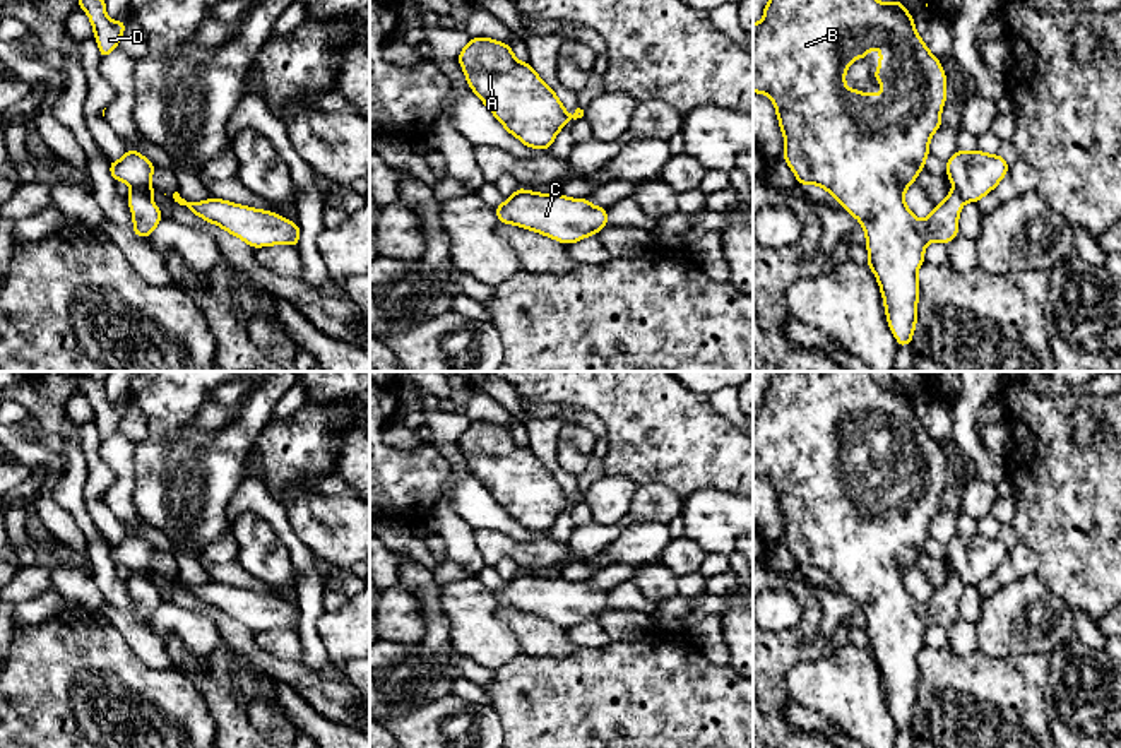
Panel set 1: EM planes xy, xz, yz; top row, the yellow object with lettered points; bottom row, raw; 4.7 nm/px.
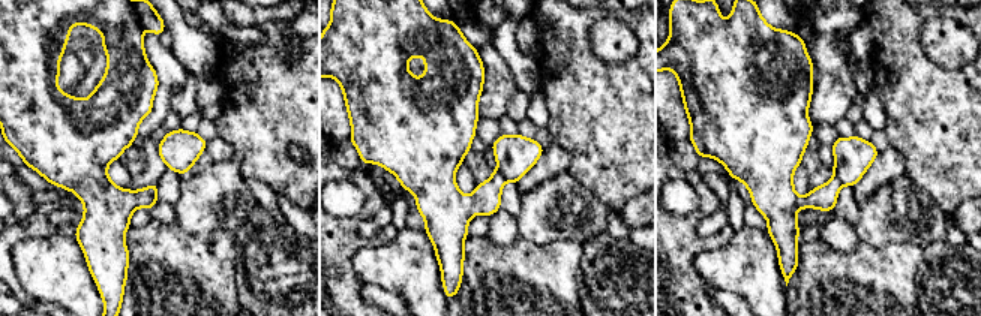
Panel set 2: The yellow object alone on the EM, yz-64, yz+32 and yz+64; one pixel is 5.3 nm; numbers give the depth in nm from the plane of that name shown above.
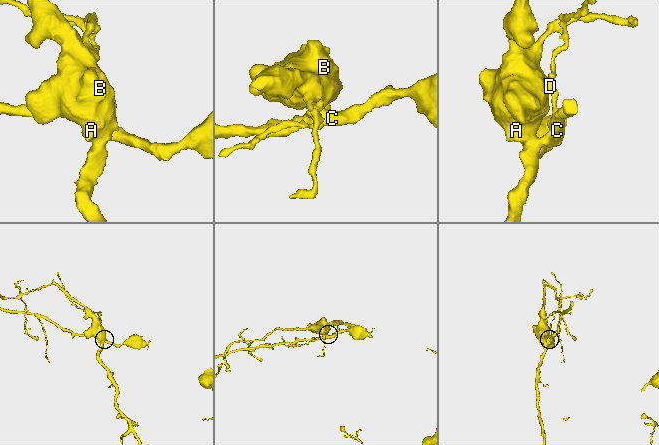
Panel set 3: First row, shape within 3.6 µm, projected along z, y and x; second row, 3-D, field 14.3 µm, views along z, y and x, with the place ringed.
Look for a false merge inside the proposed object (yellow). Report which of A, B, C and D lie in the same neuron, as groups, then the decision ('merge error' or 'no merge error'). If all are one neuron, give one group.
A B / C D | merge error

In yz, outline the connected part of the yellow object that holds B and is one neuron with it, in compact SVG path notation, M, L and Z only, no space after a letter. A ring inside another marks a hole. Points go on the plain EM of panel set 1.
M777 371L768 380L768 385L763 392L763 402L753 407L753 476L767 478L775 490L777 503L786 525L782 541L796 558L799 568L818 568L820 572L825 572L832 580L840 585L844 594L847 594L861 606L866 618L866 647L876 659L883 680L887 707L895 719L899 731L910 727L916 714L919 685L917 654L924 647L926 630L931 625L940 625L946 628L960 616L958 599L965 584L955 572L948 575L946 582L941 587L933 591L931 597L926 603L917 603L907 591L904 582L905 573L912 567L916 567L917 558L924 553L926 541L931 537L931 520L938 512L941 512L941 493L946 484L946 467L948 462L943 455L941 445L928 433L926 426L917 418L914 401L902 389L902 385L895 382L892 387L881 387L873 380L869 371ZM871 431L878 431L881 435L878 452L875 454L875 464L883 469L883 476L864 478L857 472L847 472L845 455L849 448L857 442L866 442Z

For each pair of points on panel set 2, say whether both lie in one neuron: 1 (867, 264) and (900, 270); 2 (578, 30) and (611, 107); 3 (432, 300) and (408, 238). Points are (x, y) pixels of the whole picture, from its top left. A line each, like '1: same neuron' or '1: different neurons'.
1: same neuron
2: same neuron
3: same neuron

